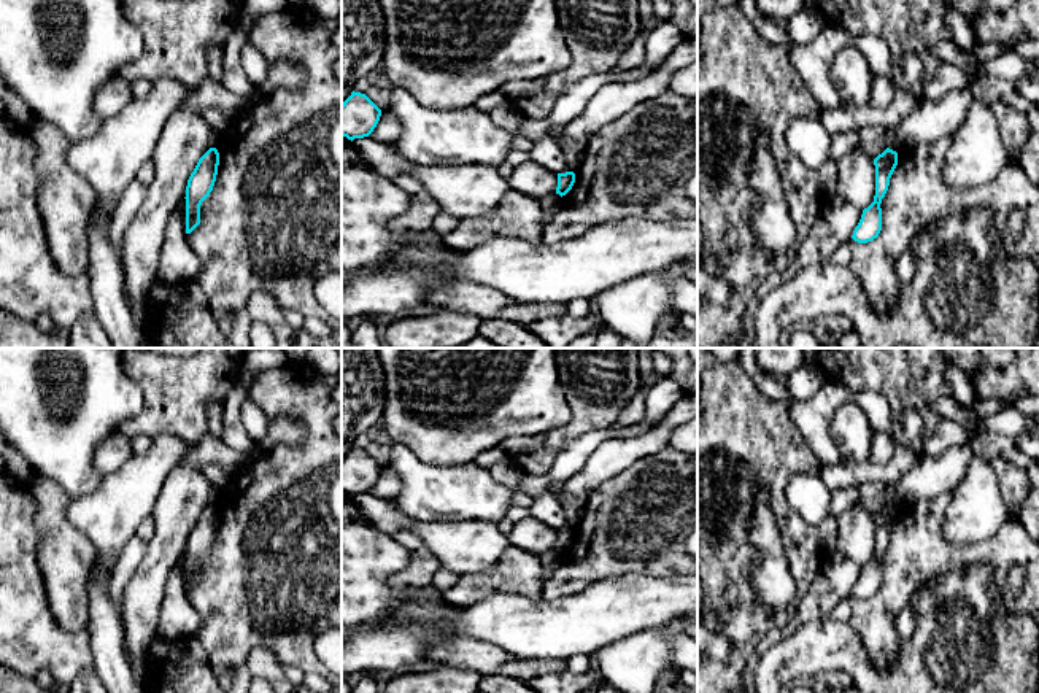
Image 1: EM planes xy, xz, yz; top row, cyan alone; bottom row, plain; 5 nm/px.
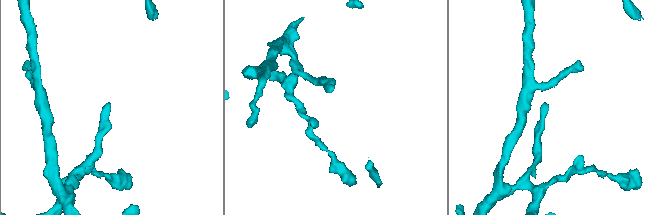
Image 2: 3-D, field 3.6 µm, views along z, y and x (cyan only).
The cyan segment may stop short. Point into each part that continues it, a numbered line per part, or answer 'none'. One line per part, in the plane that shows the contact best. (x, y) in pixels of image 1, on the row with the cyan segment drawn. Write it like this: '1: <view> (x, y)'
none

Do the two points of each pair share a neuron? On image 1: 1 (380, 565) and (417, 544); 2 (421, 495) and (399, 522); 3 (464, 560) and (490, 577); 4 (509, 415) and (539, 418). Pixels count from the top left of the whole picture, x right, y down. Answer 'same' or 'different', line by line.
1: different
2: different
3: different
4: same

